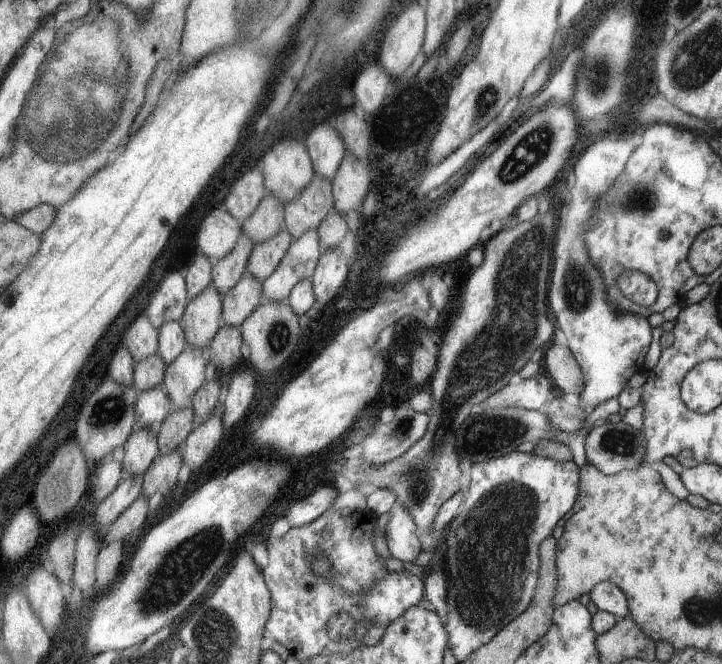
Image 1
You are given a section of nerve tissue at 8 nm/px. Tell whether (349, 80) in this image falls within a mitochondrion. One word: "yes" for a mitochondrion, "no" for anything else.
no

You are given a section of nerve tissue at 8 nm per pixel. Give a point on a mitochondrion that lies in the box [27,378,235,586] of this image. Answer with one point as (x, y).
(108, 415)

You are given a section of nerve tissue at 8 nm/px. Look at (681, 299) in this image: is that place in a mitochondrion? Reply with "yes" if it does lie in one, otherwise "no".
no

